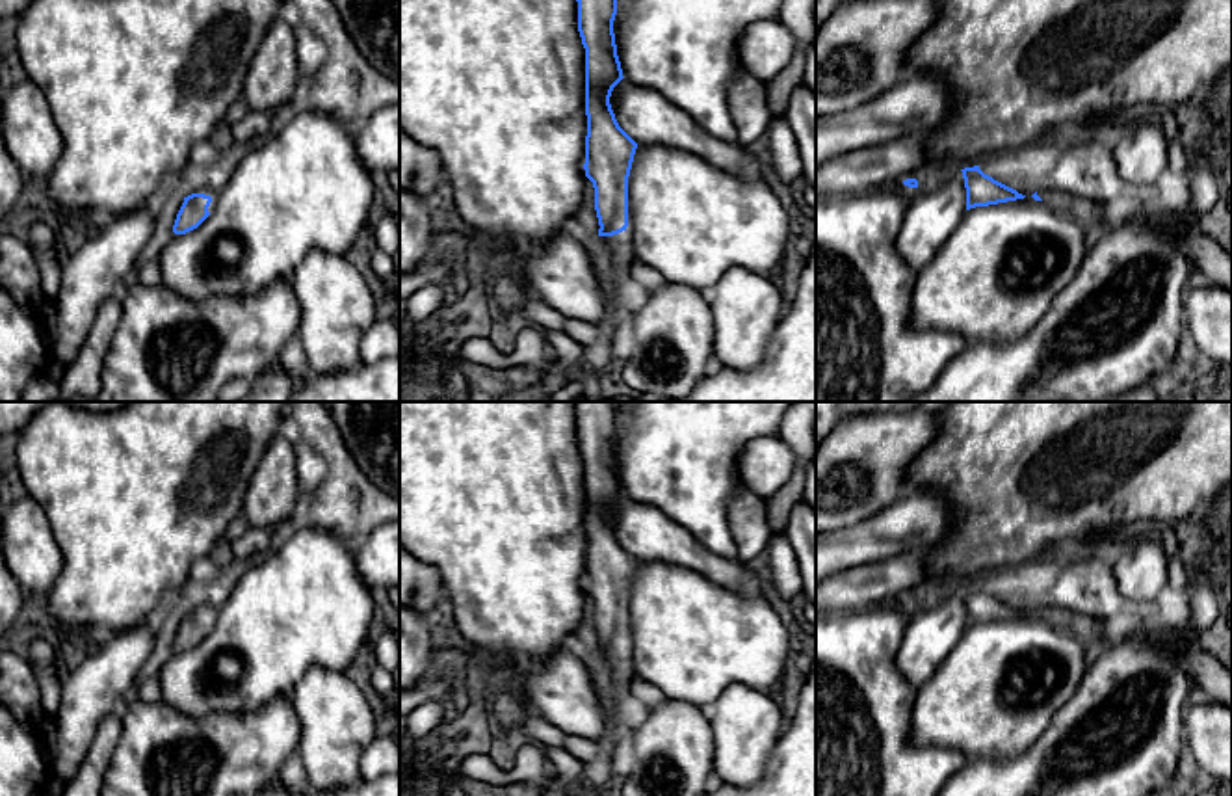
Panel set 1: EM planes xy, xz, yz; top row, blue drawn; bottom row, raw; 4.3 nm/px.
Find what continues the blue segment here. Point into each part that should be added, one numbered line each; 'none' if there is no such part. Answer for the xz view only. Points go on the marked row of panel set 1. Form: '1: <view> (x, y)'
1: xz (621, 246)

